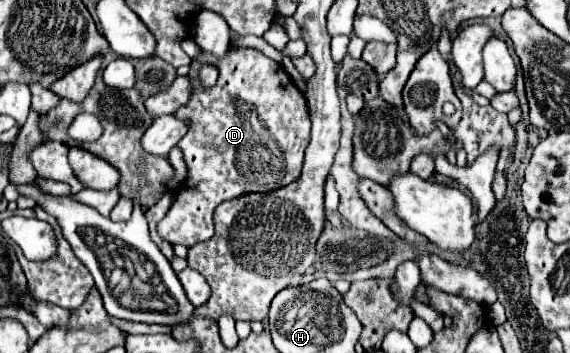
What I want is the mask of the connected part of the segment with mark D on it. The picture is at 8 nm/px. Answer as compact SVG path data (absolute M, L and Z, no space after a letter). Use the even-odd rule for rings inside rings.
M240 47L236 51L228 51L226 57L216 57L212 53L202 51L200 59L192 60L190 66L188 77L194 85L194 95L188 101L188 105L180 107L174 113L184 121L192 121L192 129L188 129L188 133L178 143L188 165L188 177L184 181L184 187L178 189L174 205L158 223L158 235L162 239L166 239L172 245L180 243L184 247L208 241L214 235L212 215L222 201L254 191L276 191L278 187L286 187L288 183L296 181L300 177L304 149L310 143L310 115L306 99L302 91L294 87L294 81L290 79L290 75L286 75L280 63L272 61L258 49ZM204 63L214 65L220 73L214 87L204 87L199 80L199 70Z

